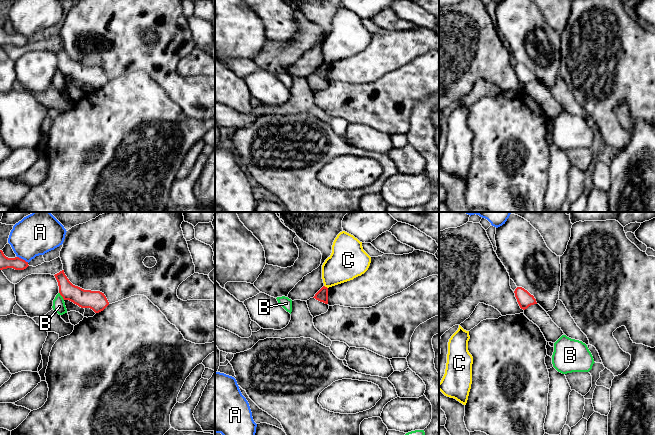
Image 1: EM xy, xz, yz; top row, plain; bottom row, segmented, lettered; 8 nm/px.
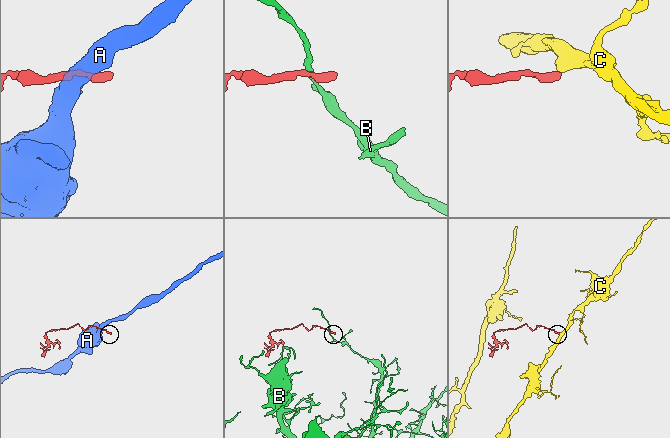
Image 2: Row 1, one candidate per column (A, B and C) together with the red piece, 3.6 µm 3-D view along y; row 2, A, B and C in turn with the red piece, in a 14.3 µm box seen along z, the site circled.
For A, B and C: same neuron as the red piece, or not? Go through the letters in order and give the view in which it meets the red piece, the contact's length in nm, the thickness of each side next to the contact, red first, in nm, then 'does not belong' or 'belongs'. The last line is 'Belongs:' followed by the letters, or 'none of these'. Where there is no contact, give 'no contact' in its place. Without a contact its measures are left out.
A: xy | 110 nm | 100/340 nm | does not belong
B: xy | 80 nm | 140/100 nm | does not belong
C: xz | 40 nm | 100/280 nm | does not belong
Belongs: none of these

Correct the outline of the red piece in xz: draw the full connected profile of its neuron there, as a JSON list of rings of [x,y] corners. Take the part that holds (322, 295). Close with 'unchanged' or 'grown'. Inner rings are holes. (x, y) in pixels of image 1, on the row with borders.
[[[323,286],[313,297],[316,300],[328,304],[328,288]]]; unchanged

